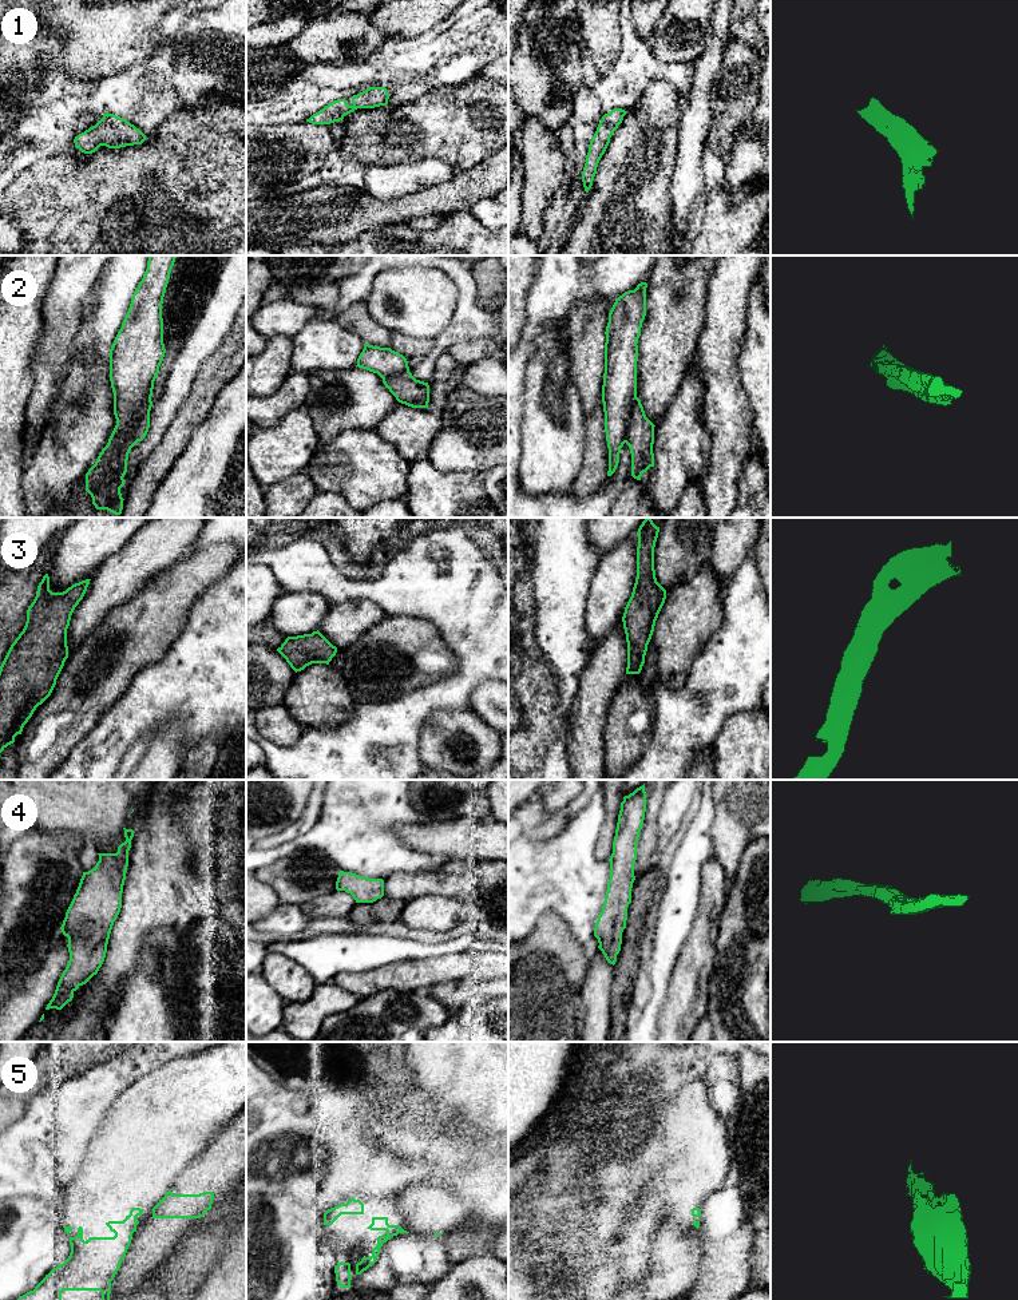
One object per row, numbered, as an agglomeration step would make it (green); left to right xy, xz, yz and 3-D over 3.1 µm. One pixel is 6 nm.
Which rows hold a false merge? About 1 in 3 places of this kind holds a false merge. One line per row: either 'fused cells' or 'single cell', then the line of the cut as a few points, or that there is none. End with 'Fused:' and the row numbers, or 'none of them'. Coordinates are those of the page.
1: single cell; no cut
2: fused cells; cut in xy along (117, 460), (118, 474), (110, 484), (110, 502), (103, 508)
3: single cell; no cut
4: single cell; no cut
5: fused cells; cut in yz along (693, 1221), (698, 1227)
Fused: 2, 5

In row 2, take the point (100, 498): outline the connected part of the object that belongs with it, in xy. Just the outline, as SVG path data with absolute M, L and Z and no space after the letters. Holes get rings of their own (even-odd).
M114 461L104 472L103 480L100 484L98 484L94 490L92 498L92 504L95 506L96 510L104 510L110 502L110 484L112 480L116 477L119 473L119 463Z

